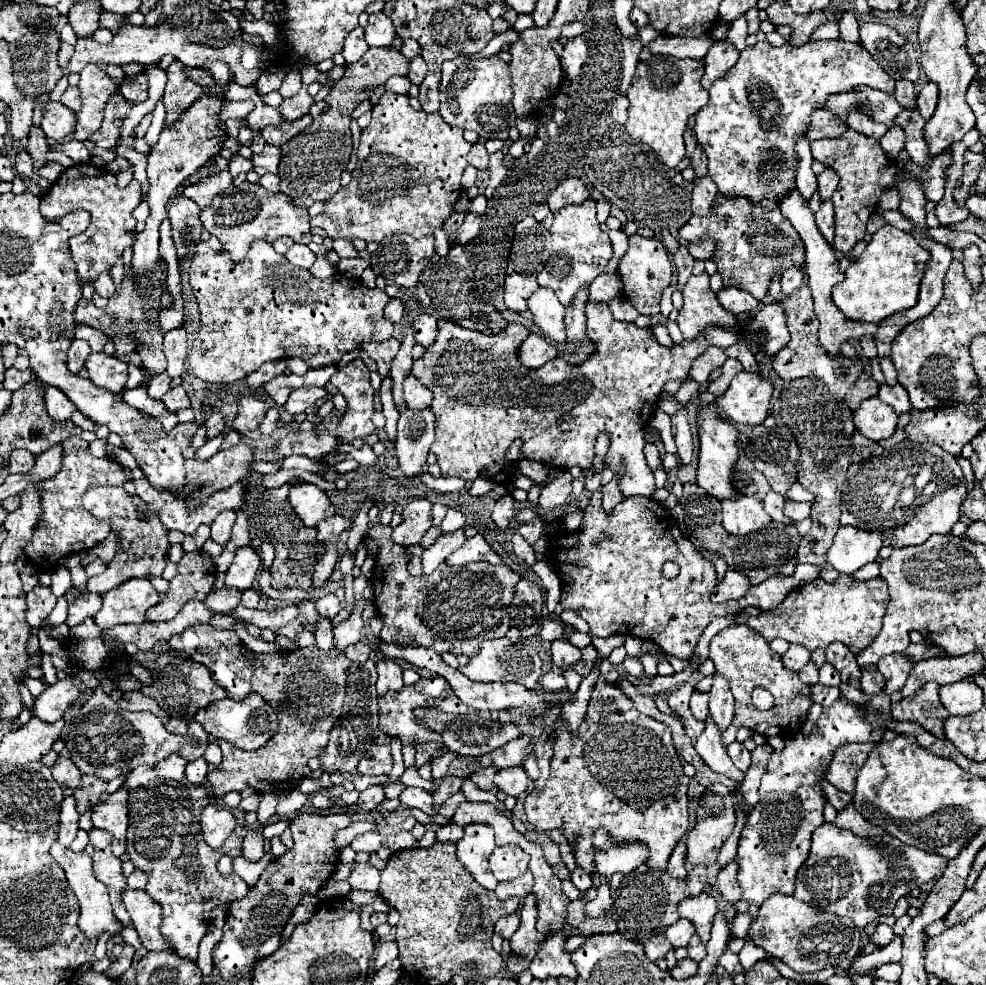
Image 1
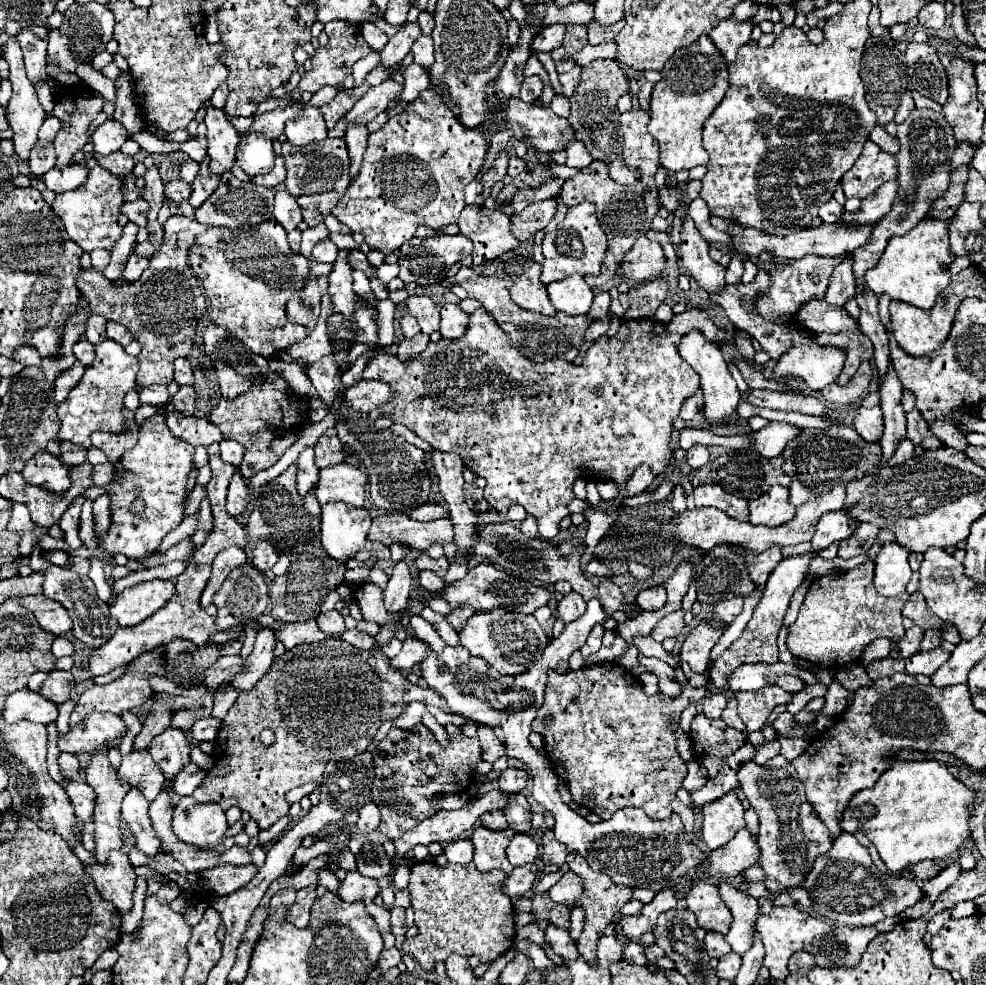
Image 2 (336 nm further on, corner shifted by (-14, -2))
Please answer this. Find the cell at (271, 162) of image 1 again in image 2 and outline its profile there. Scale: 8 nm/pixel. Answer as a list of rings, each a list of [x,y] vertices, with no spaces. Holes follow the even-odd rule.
[[[277,157],[275,159],[275,165],[269,173],[265,175],[255,175],[251,181],[255,185],[261,185],[261,187],[277,187],[281,181],[285,179],[285,165],[283,165],[283,157]]]

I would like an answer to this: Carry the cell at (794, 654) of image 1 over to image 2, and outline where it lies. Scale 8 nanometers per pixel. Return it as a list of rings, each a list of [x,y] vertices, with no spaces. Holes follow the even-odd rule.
[[[781,675],[781,677],[777,677],[777,685],[783,691],[789,691],[789,693],[799,693],[805,687],[805,683],[799,677],[795,677],[795,675]]]

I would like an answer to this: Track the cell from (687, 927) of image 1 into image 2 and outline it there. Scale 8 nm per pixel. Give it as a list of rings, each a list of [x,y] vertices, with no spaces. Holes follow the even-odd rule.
[[[707,931],[707,935],[705,935],[705,951],[707,951],[709,957],[717,957],[719,959],[719,957],[727,955],[731,951],[731,947],[725,941],[723,935],[719,935],[715,931]]]

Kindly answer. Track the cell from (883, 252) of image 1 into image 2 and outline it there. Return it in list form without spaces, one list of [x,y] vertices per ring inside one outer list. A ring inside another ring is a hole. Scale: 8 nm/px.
[[[921,219],[915,229],[903,237],[891,237],[885,247],[883,259],[865,275],[867,285],[875,295],[889,295],[891,299],[905,301],[919,309],[931,309],[937,295],[949,285],[949,265],[955,255],[949,247],[949,223],[939,219]]]

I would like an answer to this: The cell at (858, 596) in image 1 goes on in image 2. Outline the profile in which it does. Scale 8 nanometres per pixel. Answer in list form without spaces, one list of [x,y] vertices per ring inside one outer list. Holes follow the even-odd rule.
[[[865,561],[855,569],[825,575],[825,577],[819,577],[811,583],[811,589],[803,601],[801,611],[799,611],[799,617],[789,627],[789,635],[787,635],[787,649],[797,659],[811,661],[823,669],[839,669],[839,667],[845,667],[845,665],[859,661],[865,647],[869,643],[873,643],[877,637],[887,637],[887,639],[903,637],[905,629],[903,629],[902,623],[902,609],[904,603],[909,599],[909,595],[905,593],[896,598],[879,595],[873,587],[873,569],[875,569],[873,561]]]

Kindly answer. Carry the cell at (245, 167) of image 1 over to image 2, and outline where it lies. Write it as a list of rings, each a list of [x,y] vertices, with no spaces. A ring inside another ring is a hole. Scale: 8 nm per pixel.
[[[247,135],[241,139],[241,145],[237,147],[237,163],[247,175],[259,175],[267,173],[275,161],[273,143],[269,137],[263,135]]]

